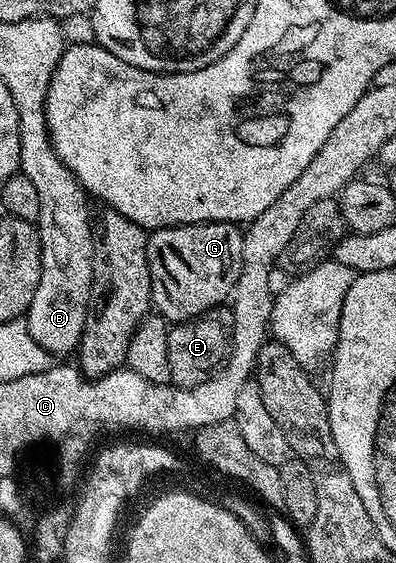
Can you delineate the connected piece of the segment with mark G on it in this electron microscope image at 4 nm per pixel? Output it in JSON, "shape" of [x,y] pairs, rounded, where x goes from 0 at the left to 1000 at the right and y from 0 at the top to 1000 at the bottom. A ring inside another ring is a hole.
{"shape":[[[503,394],[492,401],[414,401],[376,416],[371,469],[381,483],[384,542],[429,575],[525,560],[588,520],[614,469],[611,403],[586,394]]]}

